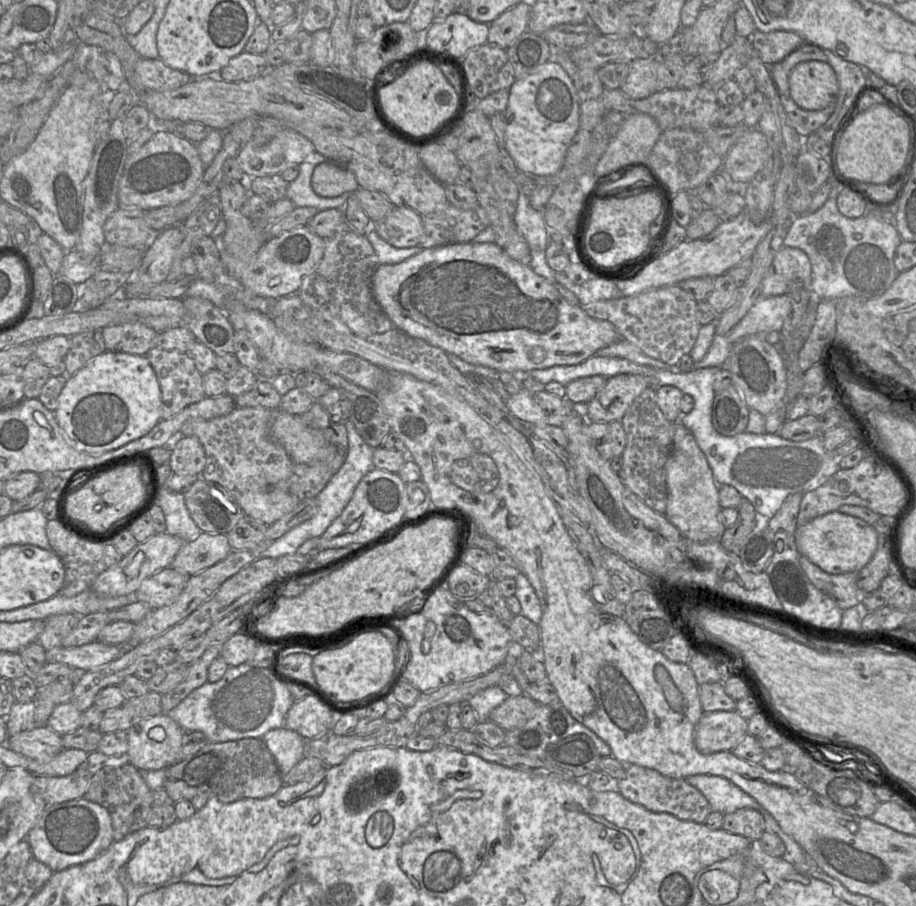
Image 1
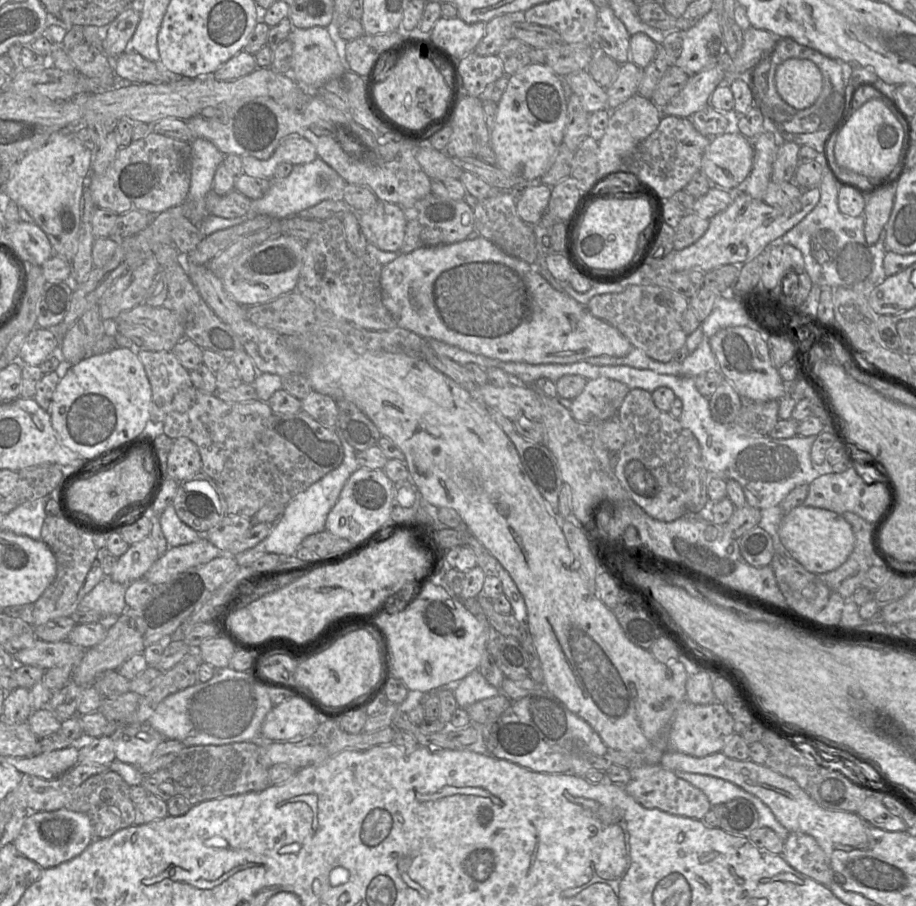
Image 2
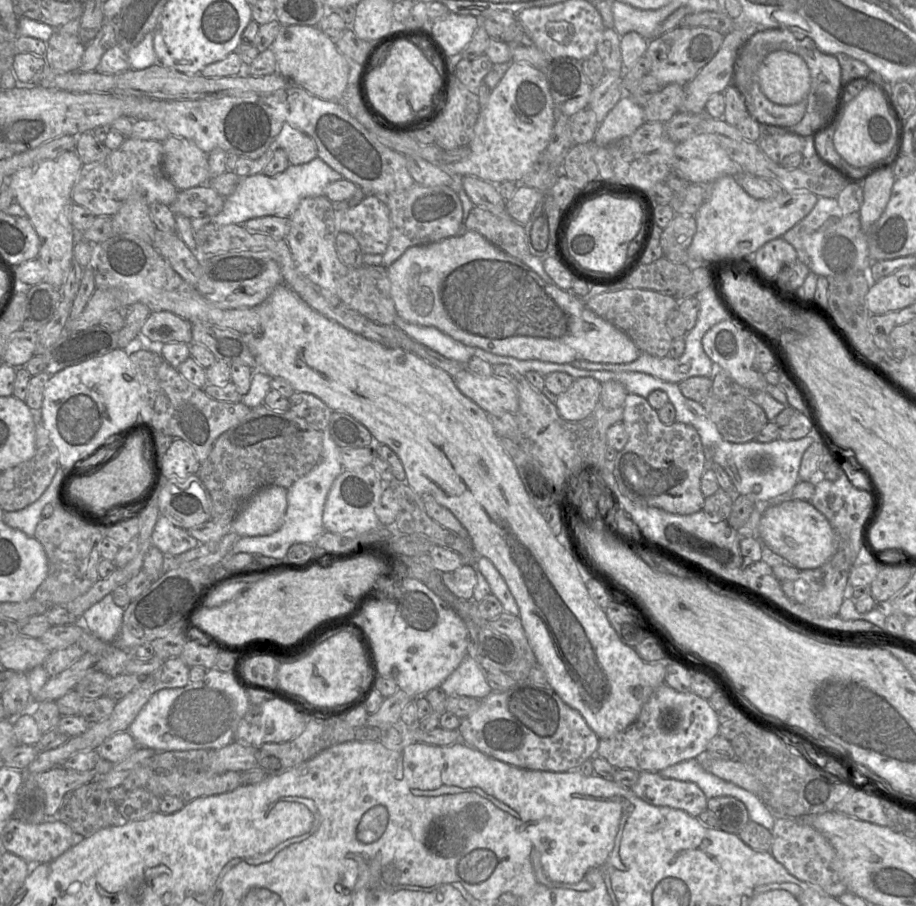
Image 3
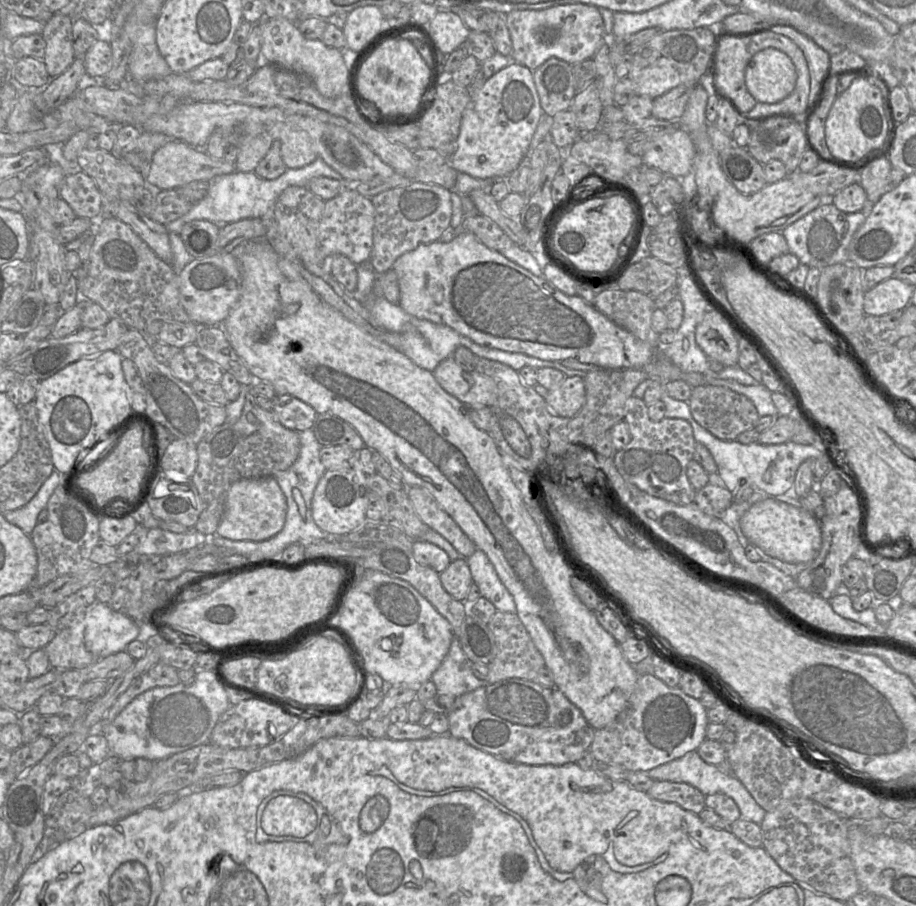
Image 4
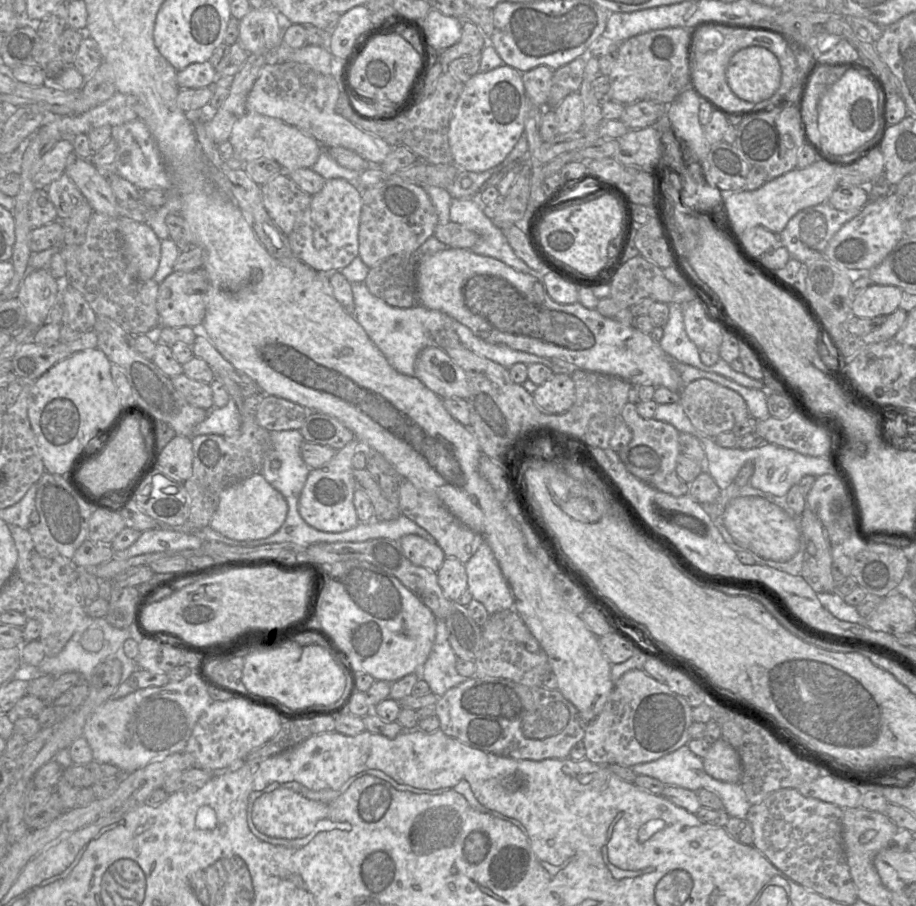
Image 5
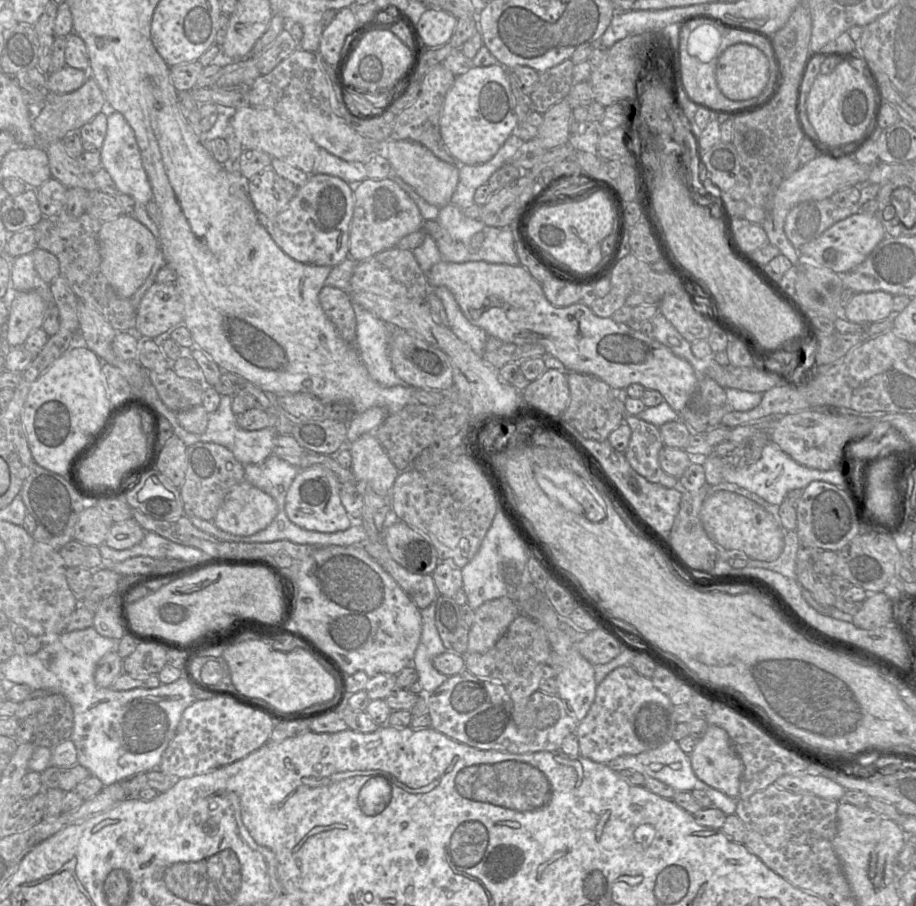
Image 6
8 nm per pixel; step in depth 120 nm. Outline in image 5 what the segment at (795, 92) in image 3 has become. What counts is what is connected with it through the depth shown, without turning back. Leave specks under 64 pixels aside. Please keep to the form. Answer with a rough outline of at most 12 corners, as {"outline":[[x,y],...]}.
{"outline":[[770,50],[732,56],[726,79],[757,104],[777,92],[782,70]]}

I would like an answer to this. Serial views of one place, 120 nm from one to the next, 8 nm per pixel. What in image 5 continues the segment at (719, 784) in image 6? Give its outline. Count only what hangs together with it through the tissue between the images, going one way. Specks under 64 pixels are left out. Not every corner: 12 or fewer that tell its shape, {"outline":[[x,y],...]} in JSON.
{"outline":[[724,738],[710,745],[703,758],[713,778],[739,783],[742,762]]}

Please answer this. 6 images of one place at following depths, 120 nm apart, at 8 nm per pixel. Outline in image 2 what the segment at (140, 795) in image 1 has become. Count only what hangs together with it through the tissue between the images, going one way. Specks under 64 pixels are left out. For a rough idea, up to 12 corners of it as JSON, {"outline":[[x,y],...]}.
{"outline":[[108,770],[65,807],[90,818],[95,838],[134,825],[130,788]]}

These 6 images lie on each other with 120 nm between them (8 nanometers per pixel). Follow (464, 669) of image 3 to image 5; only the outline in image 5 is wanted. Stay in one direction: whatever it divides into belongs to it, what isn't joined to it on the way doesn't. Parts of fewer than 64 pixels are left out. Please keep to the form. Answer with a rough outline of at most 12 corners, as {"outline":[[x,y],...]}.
{"outline":[[436,618],[434,644],[420,678],[438,697],[467,679],[445,619]]}

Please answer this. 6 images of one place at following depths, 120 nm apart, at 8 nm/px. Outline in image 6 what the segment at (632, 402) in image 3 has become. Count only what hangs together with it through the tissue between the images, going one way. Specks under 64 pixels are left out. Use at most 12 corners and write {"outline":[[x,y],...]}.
{"outline":[[628,414],[624,452],[630,466],[651,483],[677,488],[663,471],[659,427]]}

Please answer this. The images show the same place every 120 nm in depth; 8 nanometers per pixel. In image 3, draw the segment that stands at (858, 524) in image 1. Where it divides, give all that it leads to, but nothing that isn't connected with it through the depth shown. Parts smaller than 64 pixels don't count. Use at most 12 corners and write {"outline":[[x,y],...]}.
{"outline":[[810,502],[768,508],[764,547],[799,569],[836,552],[828,519]]}

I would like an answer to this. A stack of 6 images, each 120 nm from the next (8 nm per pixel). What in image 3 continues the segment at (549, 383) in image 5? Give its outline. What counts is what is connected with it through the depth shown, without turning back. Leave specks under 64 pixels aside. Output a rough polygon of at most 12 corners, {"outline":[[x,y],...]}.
{"outline":[[574,378],[555,406],[567,421],[595,409],[602,384]]}

